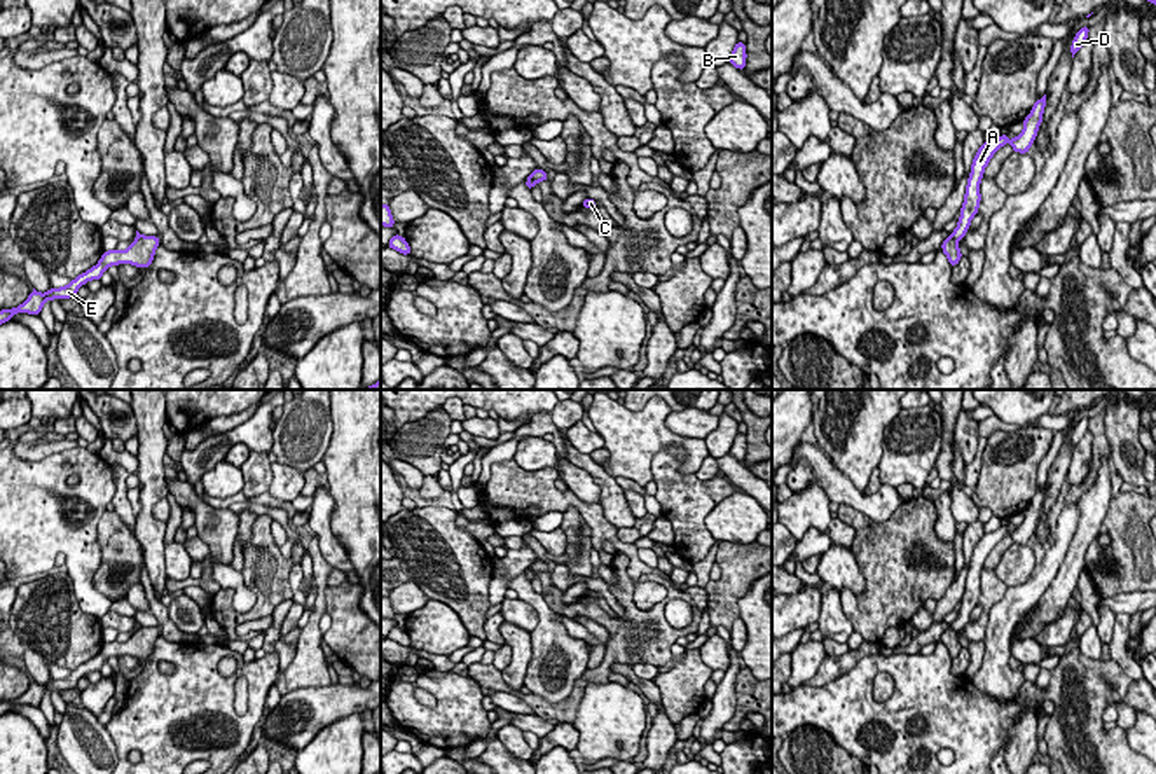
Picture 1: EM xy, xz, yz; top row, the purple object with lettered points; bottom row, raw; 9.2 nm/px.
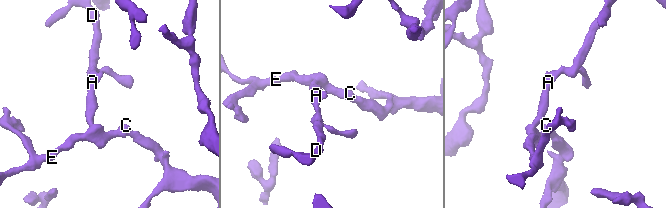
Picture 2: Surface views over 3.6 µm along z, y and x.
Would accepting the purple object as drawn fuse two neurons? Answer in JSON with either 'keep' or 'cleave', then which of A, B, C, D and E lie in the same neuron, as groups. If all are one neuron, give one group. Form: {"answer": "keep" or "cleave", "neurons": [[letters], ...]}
{"answer": "cleave", "neurons": [["A", "B", "D"], ["C", "E"]]}

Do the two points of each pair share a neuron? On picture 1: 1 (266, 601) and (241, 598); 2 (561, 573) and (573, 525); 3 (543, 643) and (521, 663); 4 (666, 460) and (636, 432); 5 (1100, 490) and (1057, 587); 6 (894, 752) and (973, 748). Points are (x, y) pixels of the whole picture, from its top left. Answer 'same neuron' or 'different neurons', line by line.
1: different neurons
2: different neurons
3: different neurons
4: different neurons
5: same neuron
6: same neuron

